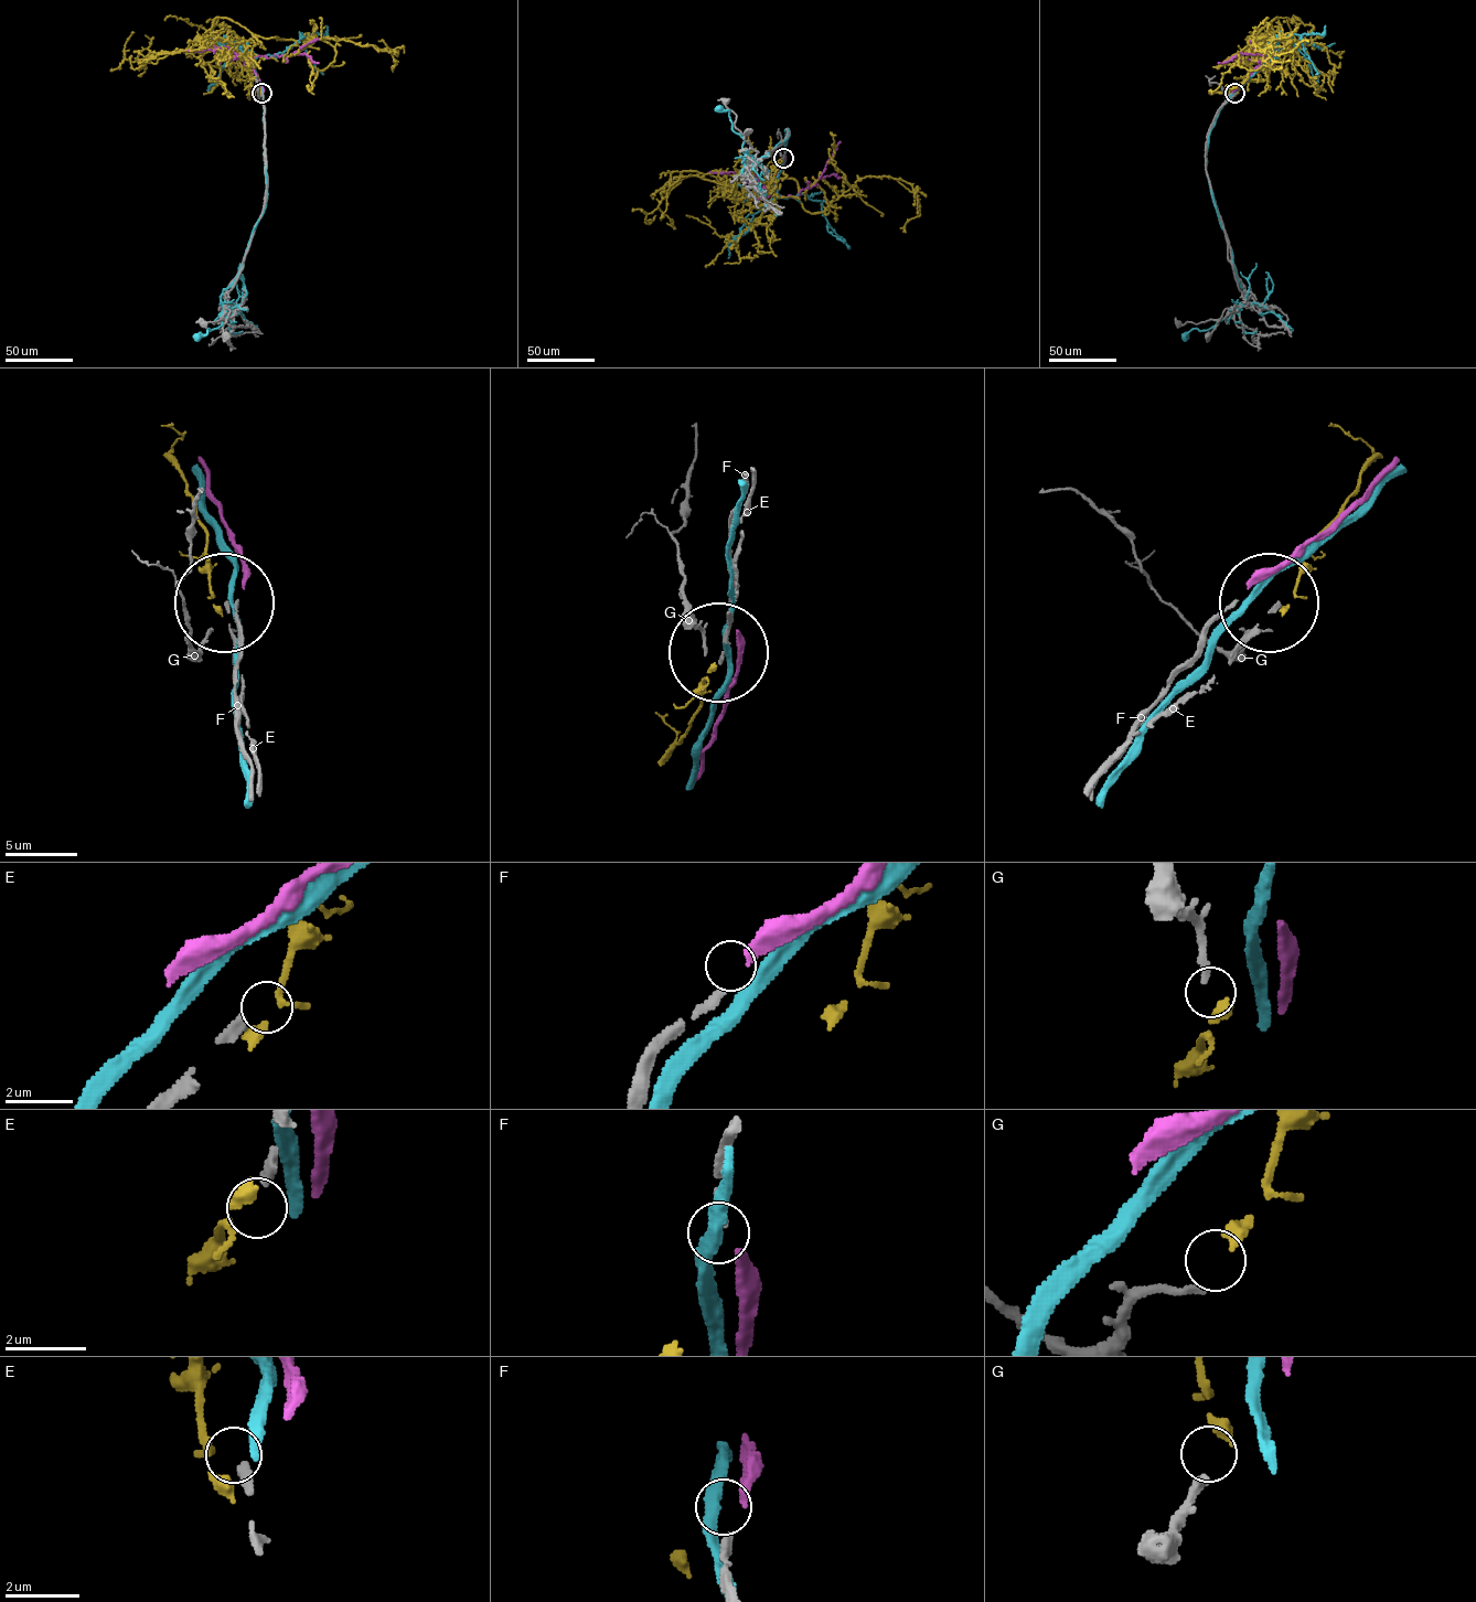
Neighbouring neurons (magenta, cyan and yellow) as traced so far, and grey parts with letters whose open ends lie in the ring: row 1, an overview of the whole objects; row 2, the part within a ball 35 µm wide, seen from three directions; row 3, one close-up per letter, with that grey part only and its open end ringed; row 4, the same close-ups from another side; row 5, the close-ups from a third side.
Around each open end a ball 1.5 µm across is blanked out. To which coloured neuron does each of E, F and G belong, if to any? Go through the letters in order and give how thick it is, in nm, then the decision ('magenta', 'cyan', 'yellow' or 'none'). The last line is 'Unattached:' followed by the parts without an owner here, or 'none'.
E: calibre 280 nm; none
F: calibre 240 nm; magenta
G: calibre 190 nm; yellow
Unattached: E

